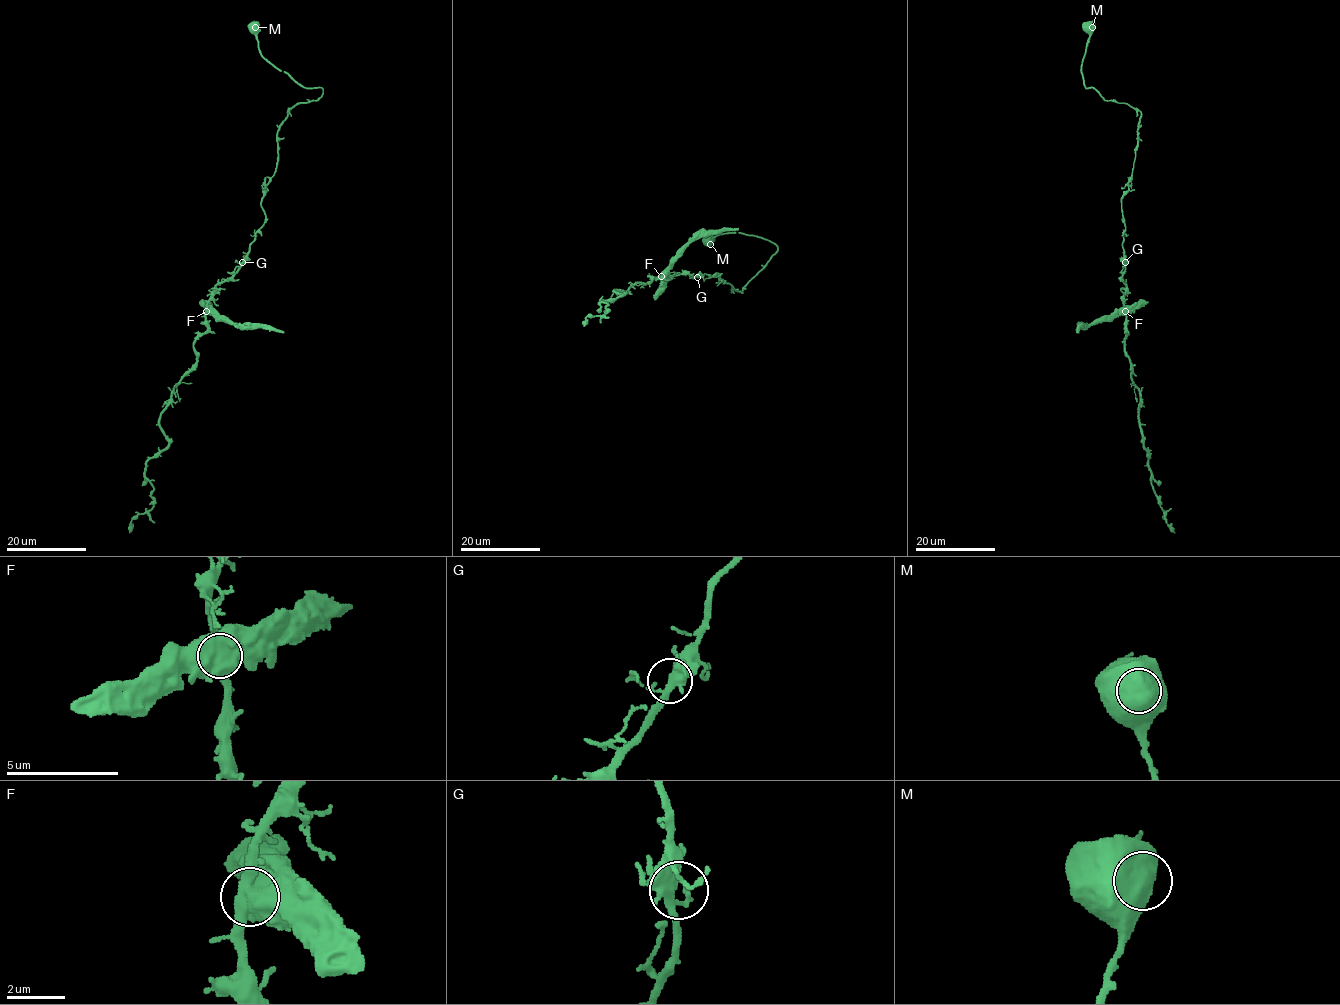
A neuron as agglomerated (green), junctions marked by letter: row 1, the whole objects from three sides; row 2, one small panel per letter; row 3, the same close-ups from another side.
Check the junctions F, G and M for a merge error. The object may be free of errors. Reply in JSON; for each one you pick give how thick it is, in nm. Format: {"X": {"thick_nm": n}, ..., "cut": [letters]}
{"F": {"thick_nm": 650}, "cut": ["F"]}

